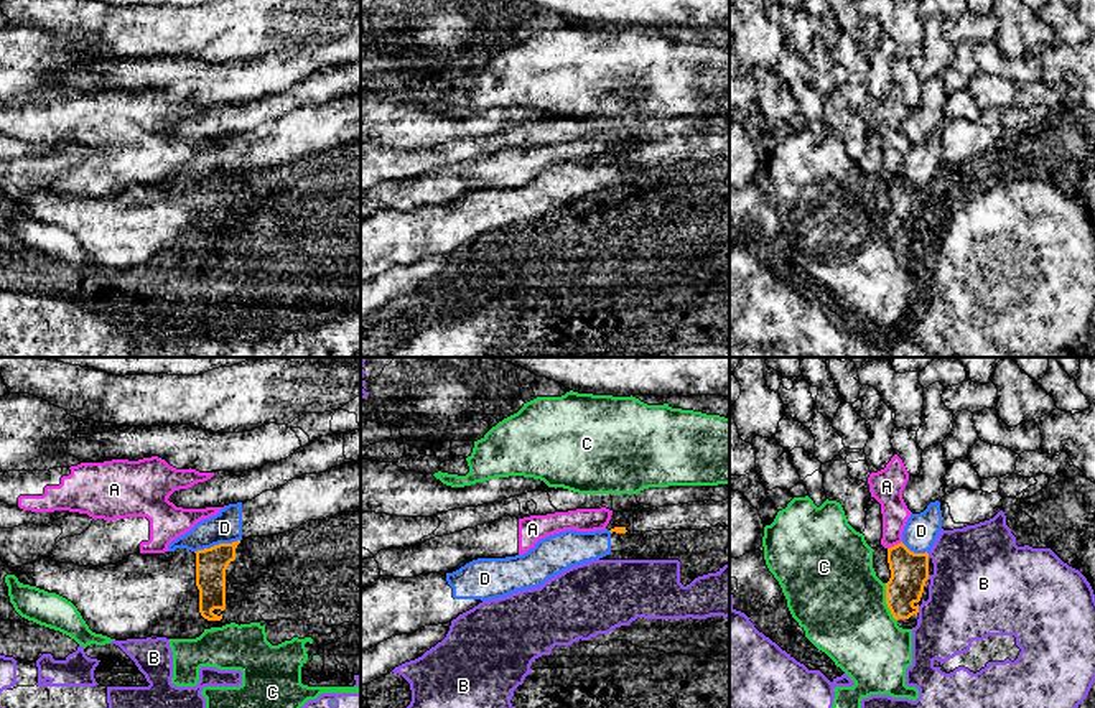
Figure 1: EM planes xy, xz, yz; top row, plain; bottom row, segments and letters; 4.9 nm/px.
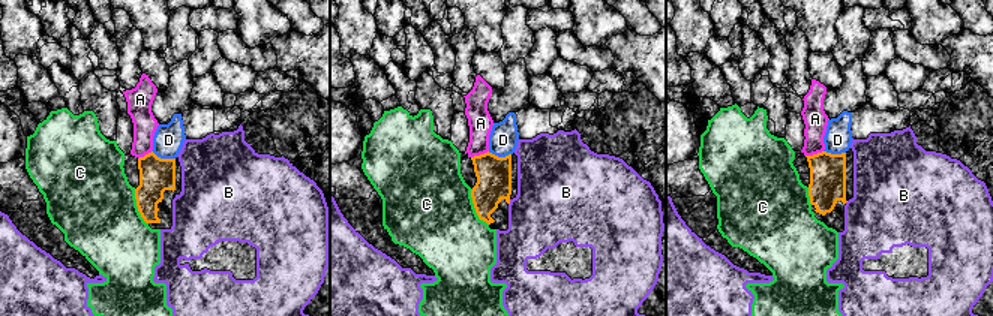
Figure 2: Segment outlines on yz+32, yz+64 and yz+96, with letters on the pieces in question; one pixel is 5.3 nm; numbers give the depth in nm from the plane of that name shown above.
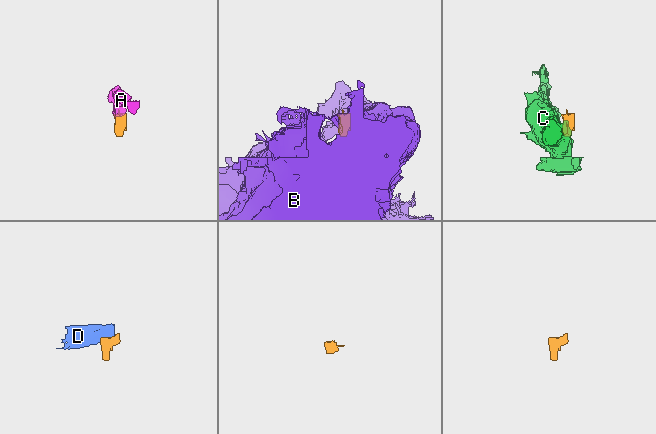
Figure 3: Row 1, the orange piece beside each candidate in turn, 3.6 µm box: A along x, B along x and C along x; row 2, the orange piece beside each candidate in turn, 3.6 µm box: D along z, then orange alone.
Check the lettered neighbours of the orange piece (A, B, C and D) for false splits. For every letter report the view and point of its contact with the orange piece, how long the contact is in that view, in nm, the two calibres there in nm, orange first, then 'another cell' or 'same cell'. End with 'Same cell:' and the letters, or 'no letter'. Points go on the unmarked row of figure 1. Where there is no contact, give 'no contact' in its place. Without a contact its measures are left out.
A: meets orange in yz at (894, 176); contact 80 nm long; 190 nm thick on the orange side, 130 nm on the other; another cell
B: meets orange in yz at (917, 241); contact 30 nm long; 190 nm thick on the orange side, 380 nm on the other; another cell
C: meets orange in yz at (886, 234); contact 200 nm long; 190 nm thick on the orange side, 440 nm on the other; another cell
D: meets orange in xy at (216, 176); contact 240 nm long; 160 nm thick on the orange side, 160 nm on the other; another cell
Same cell: no letter

